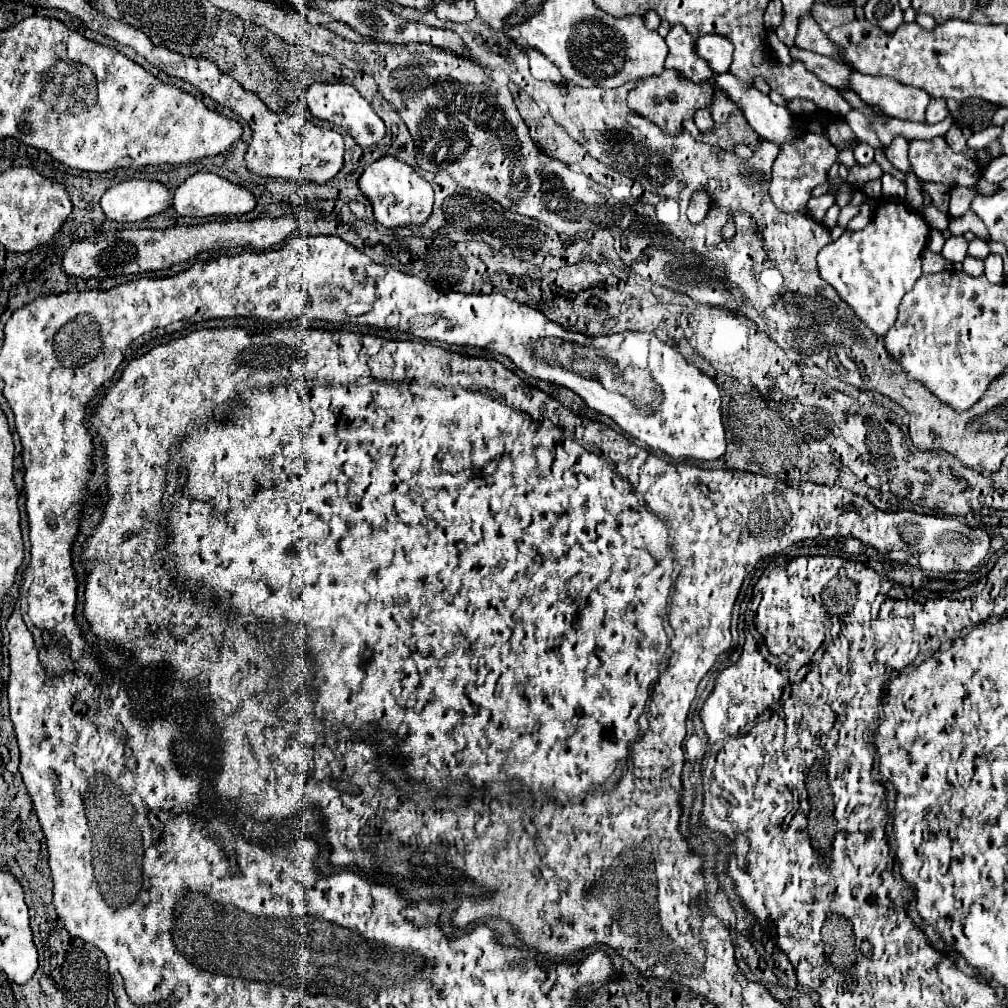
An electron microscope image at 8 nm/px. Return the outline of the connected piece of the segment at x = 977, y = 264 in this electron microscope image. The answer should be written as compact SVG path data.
M966 256L964 258L964 272L970 276L980 276L984 274L984 260L974 258L974 256Z

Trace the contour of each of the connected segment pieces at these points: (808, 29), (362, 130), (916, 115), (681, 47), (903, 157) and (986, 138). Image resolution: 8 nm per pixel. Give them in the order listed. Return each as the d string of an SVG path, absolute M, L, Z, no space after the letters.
M813 17L802 18L798 28L798 36L796 36L796 46L802 50L812 50L818 54L828 54L828 58L840 58L838 48L828 40L828 36L822 32L822 28L814 20Z
M314 82L306 88L306 100L308 100L308 109L314 118L332 122L338 128L344 128L360 146L368 148L372 144L376 144L382 136L384 136L384 122L380 120L380 116L372 110L370 102L350 84L342 84L342 82Z
M852 72L852 90L866 104L874 104L892 118L924 122L924 112L930 96L922 88L904 86L898 80L888 80L888 76L866 76Z
M680 24L672 26L672 30L666 36L666 44L668 44L670 52L668 52L664 64L666 64L666 68L680 72L680 76L684 76L686 80L696 80L696 82L708 80L710 84L714 84L712 68L696 52L696 40L698 40L698 36L692 36Z
M896 138L892 140L890 148L886 150L886 158L892 162L892 166L896 170L900 170L902 174L912 172L912 166L908 164L908 140L906 138Z
M988 126L988 128L984 128L984 130L980 130L980 132L974 132L970 138L968 138L968 148L976 148L976 150L982 150L982 148L986 148L992 140L996 140L998 136L1000 136L1000 132L1002 132L1002 128L1000 126Z

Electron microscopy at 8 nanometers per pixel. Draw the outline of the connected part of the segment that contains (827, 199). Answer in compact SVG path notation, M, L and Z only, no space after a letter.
M829 193L821 196L812 196L810 202L808 202L808 206L806 206L806 210L808 210L808 214L810 214L816 222L822 222L826 210L828 210L832 204L835 204L835 199Z

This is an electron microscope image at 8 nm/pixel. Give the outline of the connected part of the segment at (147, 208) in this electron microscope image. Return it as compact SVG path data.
M126 180L108 188L100 204L114 222L140 222L164 212L172 204L172 192L154 180Z

